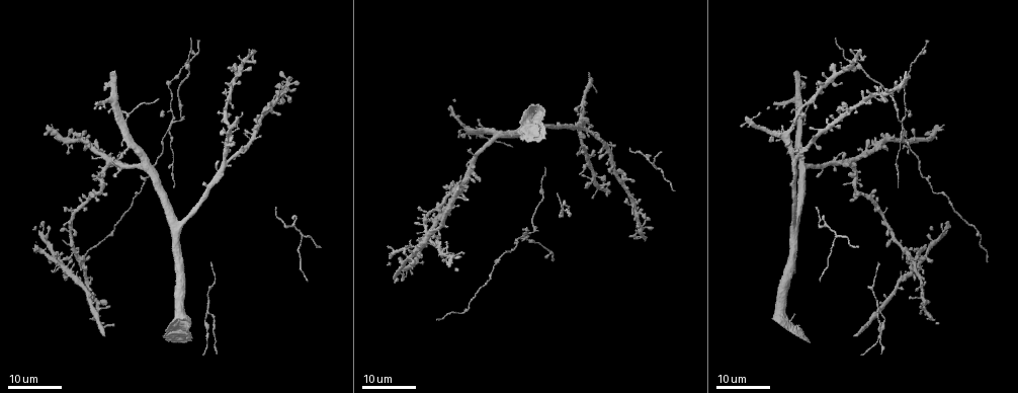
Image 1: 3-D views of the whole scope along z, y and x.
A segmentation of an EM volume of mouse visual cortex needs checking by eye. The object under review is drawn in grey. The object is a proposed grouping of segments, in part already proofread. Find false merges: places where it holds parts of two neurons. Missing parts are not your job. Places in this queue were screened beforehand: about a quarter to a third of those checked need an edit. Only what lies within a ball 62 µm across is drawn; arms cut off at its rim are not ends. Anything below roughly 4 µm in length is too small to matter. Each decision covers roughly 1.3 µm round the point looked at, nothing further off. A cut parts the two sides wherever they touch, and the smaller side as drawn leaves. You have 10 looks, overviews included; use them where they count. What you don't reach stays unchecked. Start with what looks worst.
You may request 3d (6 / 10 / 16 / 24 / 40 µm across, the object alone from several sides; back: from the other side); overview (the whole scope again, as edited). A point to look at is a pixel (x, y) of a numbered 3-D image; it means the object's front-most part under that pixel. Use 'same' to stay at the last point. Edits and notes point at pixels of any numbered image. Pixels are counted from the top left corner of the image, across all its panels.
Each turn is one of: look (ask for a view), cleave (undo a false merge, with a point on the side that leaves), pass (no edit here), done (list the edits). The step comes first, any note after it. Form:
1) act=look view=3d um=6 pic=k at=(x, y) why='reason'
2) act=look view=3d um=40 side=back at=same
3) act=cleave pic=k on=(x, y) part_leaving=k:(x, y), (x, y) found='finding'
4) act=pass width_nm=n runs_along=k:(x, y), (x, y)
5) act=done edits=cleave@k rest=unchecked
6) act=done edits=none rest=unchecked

act=look view=3d um=24 pic=1 at=(879, 312) why='arms part here'

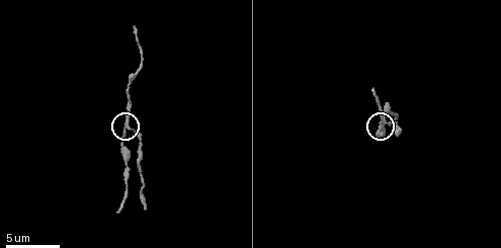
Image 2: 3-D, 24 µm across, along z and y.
act=look view=3d um=6 pic=2 at=(126, 124)

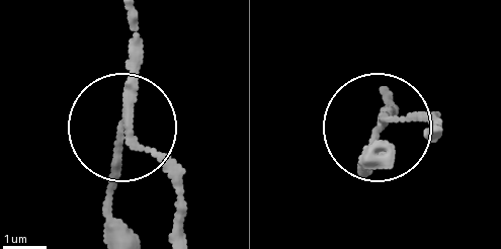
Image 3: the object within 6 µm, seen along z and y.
act=cleave pic=3 on=(131, 149) width_nm=160 found='two neurons meet here'

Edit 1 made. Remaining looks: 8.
act=look view=overview

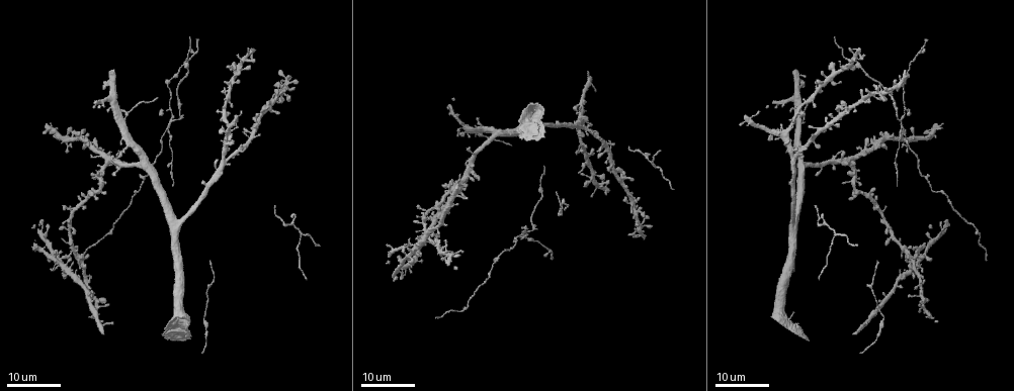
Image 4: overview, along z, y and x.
act=look view=3d um=16 pic=4 at=(126, 112) why='three-way junction'

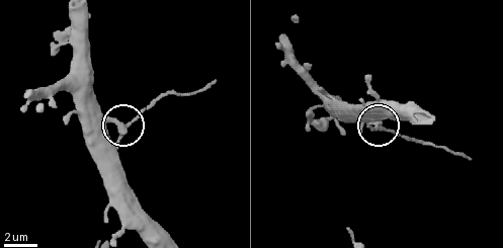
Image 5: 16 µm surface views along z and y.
act=look view=3d um=6 pic=5 at=(125, 128)

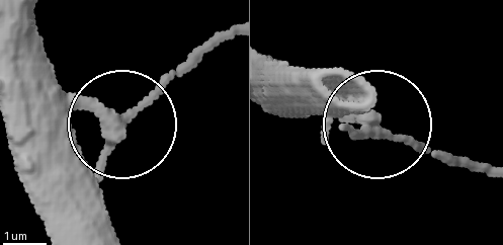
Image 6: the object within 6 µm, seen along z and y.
act=cleave pic=6 on=(162, 82) width_nm=260 part_leaving=6:(124, 125), (230, 37) found='a second neuron is stuck on'

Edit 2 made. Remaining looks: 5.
act=look view=3d um=24 pic=4 at=(302, 233)

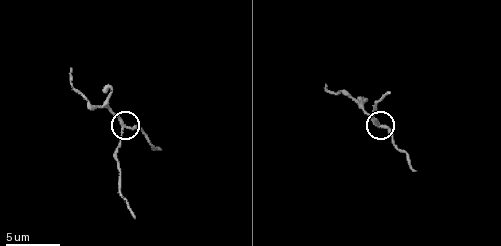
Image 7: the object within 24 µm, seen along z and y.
act=look view=3d um=6 pic=7 at=(123, 127)

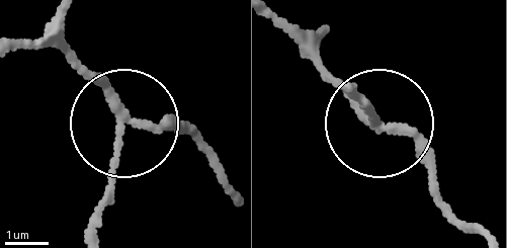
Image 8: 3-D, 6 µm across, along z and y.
act=cleave pic=8 on=(432, 156) side_arm_um=7 part_leaving=8:(378, 126), (415, 148), (440, 201), (473, 228) found='a second neuron is stuck on'

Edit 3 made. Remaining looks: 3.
act=look view=3d um=24 pic=4 at=(590, 177)

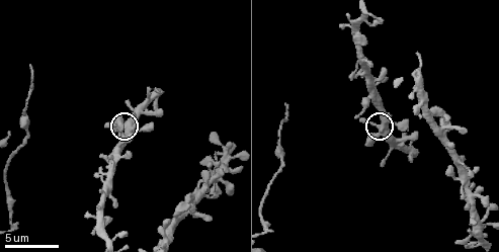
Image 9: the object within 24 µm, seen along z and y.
act=look view=3d um=6 pic=9 at=(377, 126) why='closer look'

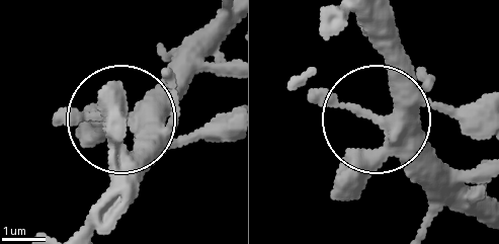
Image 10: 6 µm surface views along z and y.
act=pass side_arm_um=6 runs_along=10:(357, 15), (394, 70), (383, 125), (455, 197) found='continuous, no second neuron'

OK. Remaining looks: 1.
act=done edits=cleave@3,cleave@6,cleave@8 rest=unchecked

